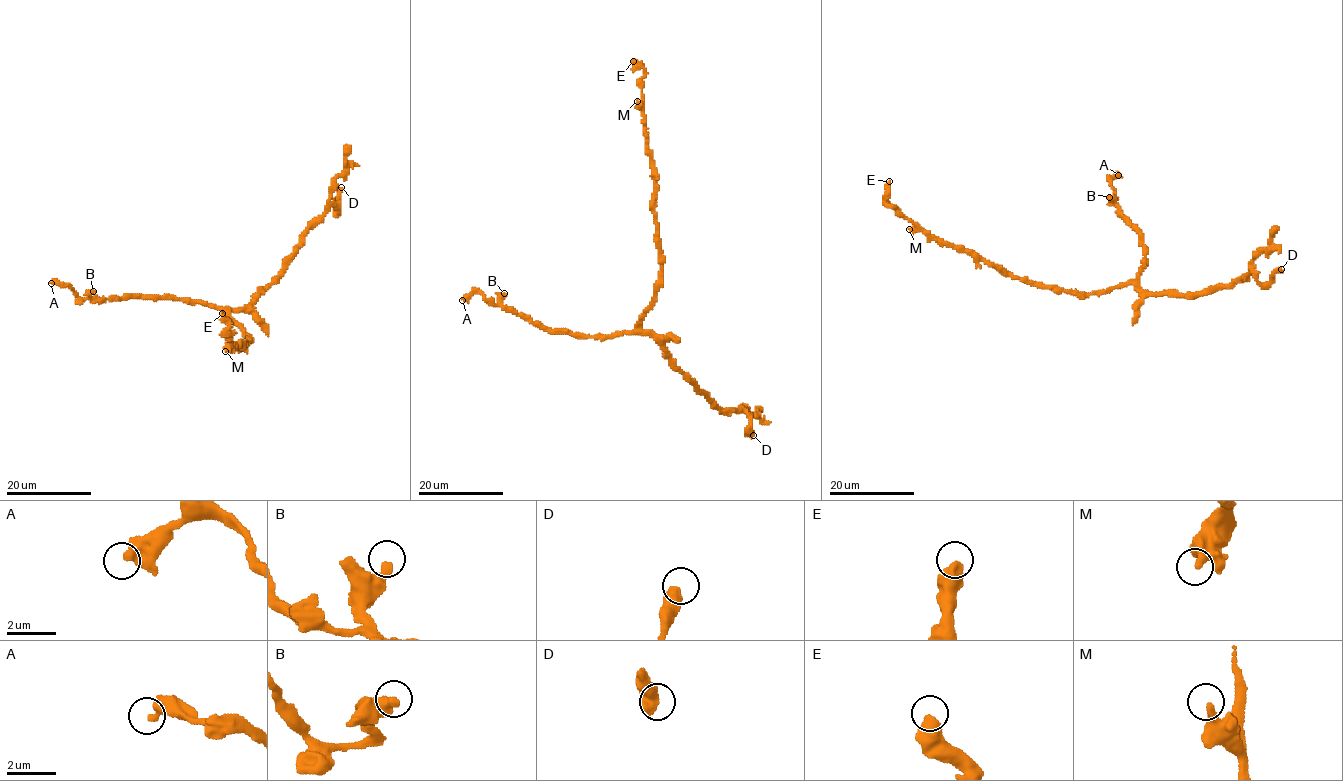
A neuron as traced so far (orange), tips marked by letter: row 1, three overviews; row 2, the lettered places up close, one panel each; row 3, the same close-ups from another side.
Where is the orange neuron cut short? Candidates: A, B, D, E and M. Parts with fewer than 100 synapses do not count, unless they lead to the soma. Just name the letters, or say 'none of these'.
none of these

